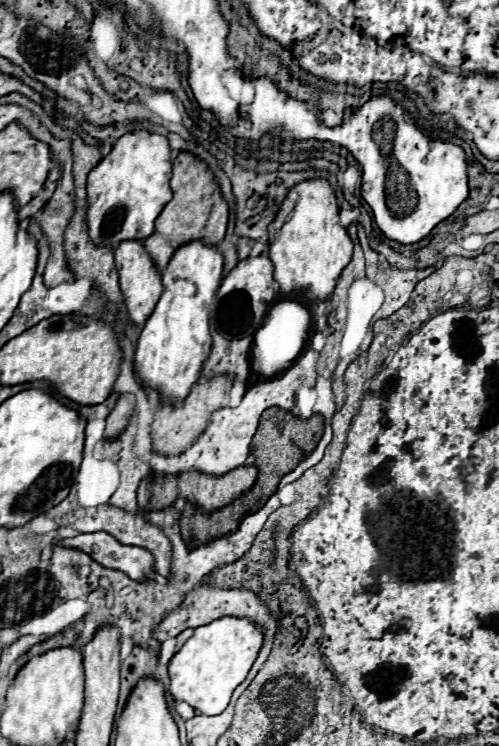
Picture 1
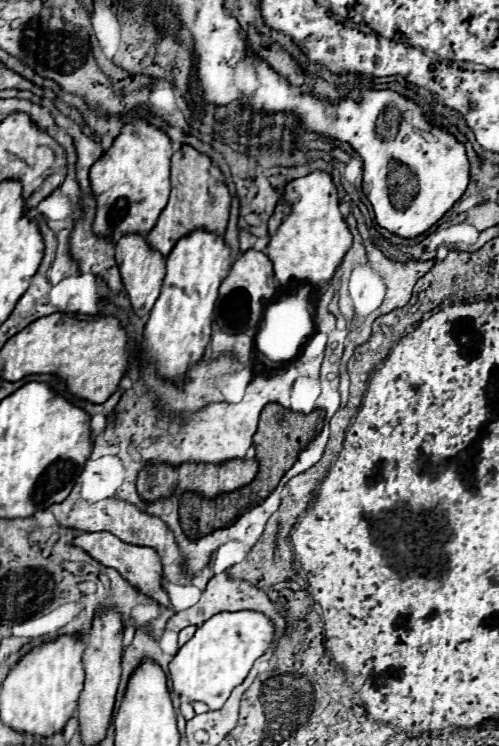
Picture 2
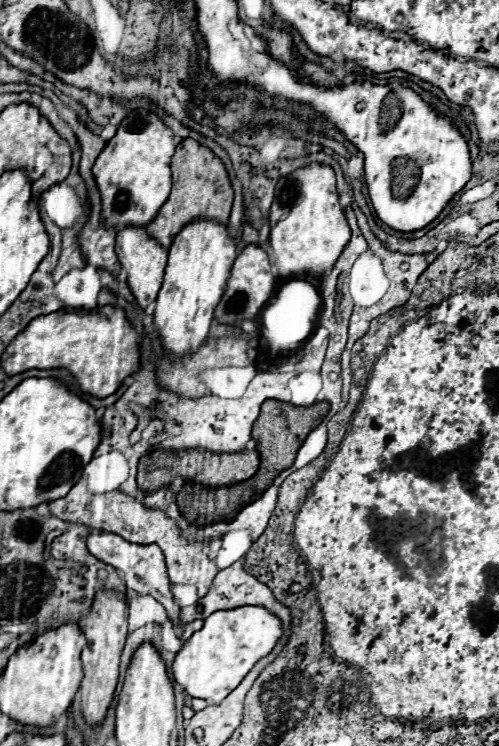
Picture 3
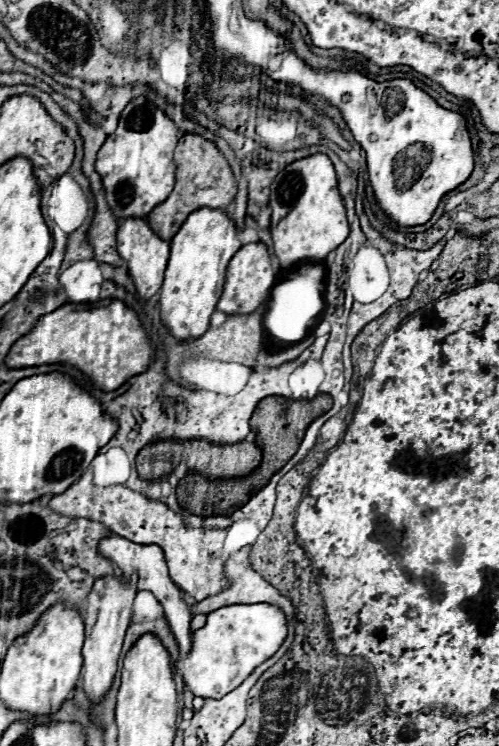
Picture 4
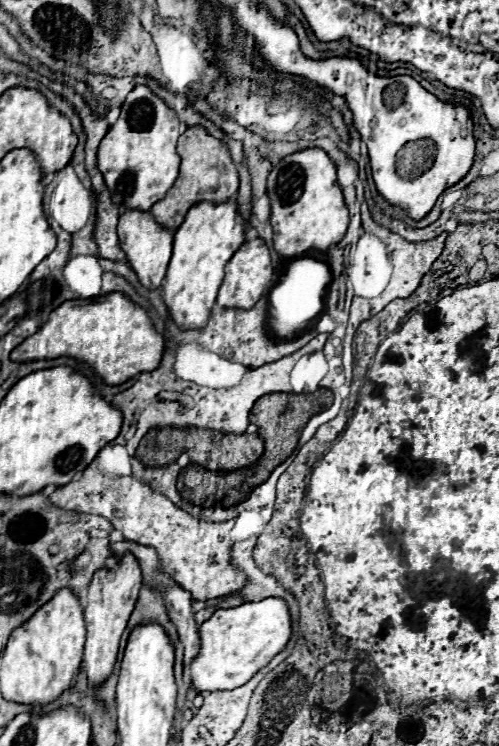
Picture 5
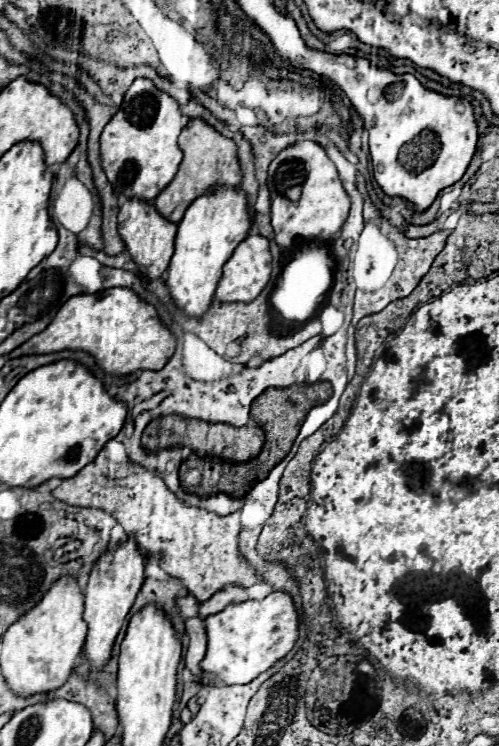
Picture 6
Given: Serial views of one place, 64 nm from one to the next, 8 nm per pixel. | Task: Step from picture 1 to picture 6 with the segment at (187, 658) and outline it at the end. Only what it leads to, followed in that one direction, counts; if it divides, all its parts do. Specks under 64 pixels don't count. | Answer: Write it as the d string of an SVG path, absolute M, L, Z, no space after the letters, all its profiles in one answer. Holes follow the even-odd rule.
M270 592L262 600L230 604L222 612L208 616L204 620L204 628L208 646L206 656L200 662L200 670L202 674L212 674L212 678L210 682L200 680L200 684L248 684L292 650L298 638L298 614L292 598L286 592Z

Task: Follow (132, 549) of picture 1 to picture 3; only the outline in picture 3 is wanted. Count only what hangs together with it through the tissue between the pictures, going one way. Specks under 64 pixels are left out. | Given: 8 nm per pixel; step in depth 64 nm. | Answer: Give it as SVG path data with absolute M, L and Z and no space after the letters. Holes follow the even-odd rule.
M100 532L100 534L90 534L86 538L86 548L90 550L92 556L96 556L98 560L114 566L116 570L122 572L124 576L124 582L130 590L138 592L138 594L148 594L152 598L156 598L168 612L170 620L176 622L178 620L178 612L180 608L174 604L174 598L172 598L172 592L170 592L170 580L168 580L168 574L166 574L166 564L164 564L164 554L162 550L156 546L156 544L150 544L150 546L140 546L140 544L132 544L132 542L126 542L124 538L116 536L116 534L110 534L110 532Z

